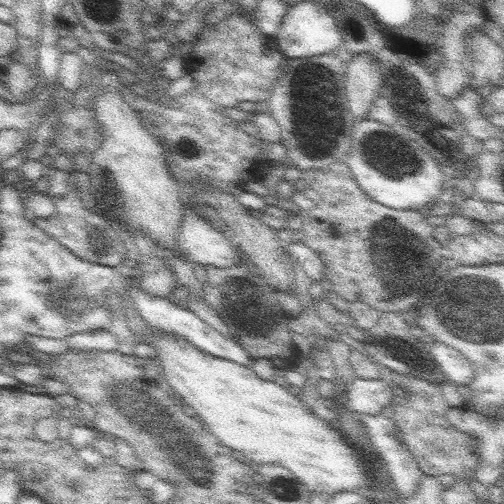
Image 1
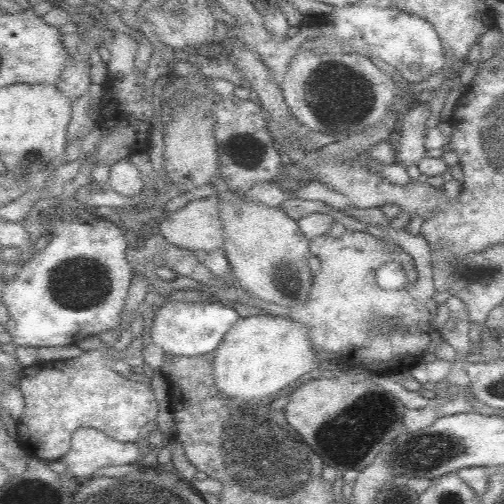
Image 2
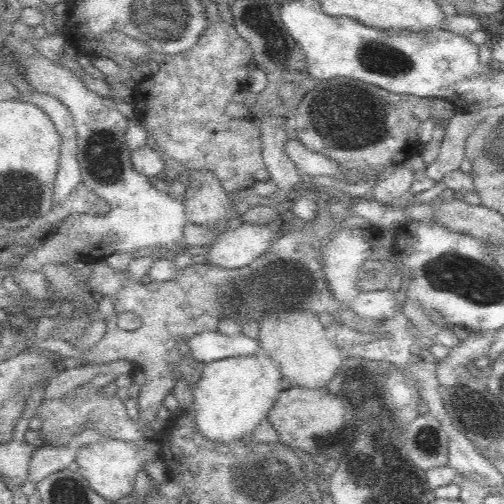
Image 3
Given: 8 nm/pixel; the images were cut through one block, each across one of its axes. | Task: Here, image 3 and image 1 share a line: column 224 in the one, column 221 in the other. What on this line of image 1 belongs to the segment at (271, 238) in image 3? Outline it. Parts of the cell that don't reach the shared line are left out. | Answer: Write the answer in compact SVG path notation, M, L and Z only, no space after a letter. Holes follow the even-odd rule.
M191 206L183 208L183 218L179 224L179 250L183 250L189 258L189 262L197 262L203 266L217 266L217 268L229 268L237 264L245 264L245 260L239 258L235 240L227 240L219 230L215 230L201 214Z

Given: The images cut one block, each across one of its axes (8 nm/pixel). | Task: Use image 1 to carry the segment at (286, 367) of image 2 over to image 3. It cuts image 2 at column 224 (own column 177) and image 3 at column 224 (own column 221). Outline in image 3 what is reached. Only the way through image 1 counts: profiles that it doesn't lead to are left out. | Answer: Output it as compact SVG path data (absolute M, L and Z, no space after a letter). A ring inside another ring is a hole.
M264 354L238 358L232 356L204 364L204 372L192 388L194 404L190 408L194 412L192 416L198 432L206 438L206 442L210 440L218 444L230 444L236 440L242 442L252 438L260 422L268 418L278 396L286 388L282 380L284 378L280 374L278 362Z

